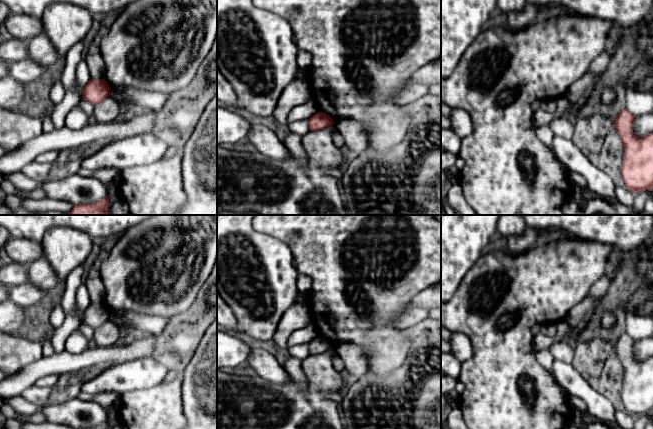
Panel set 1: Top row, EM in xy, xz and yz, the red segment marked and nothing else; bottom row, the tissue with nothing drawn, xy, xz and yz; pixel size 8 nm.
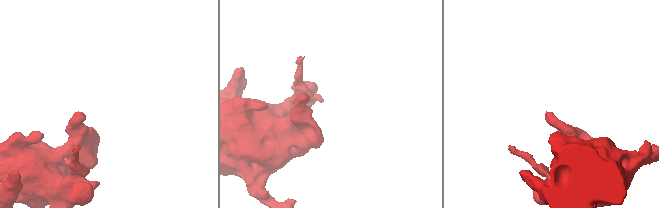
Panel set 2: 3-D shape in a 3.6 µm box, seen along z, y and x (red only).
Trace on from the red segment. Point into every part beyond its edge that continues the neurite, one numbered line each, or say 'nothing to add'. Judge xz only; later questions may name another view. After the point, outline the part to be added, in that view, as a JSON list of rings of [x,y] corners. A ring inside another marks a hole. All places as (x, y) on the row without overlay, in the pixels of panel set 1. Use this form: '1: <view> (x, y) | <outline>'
nothing to add

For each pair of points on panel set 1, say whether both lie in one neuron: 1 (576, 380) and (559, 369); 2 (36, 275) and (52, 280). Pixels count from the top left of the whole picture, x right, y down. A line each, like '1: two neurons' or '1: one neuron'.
1: one neuron
2: one neuron

